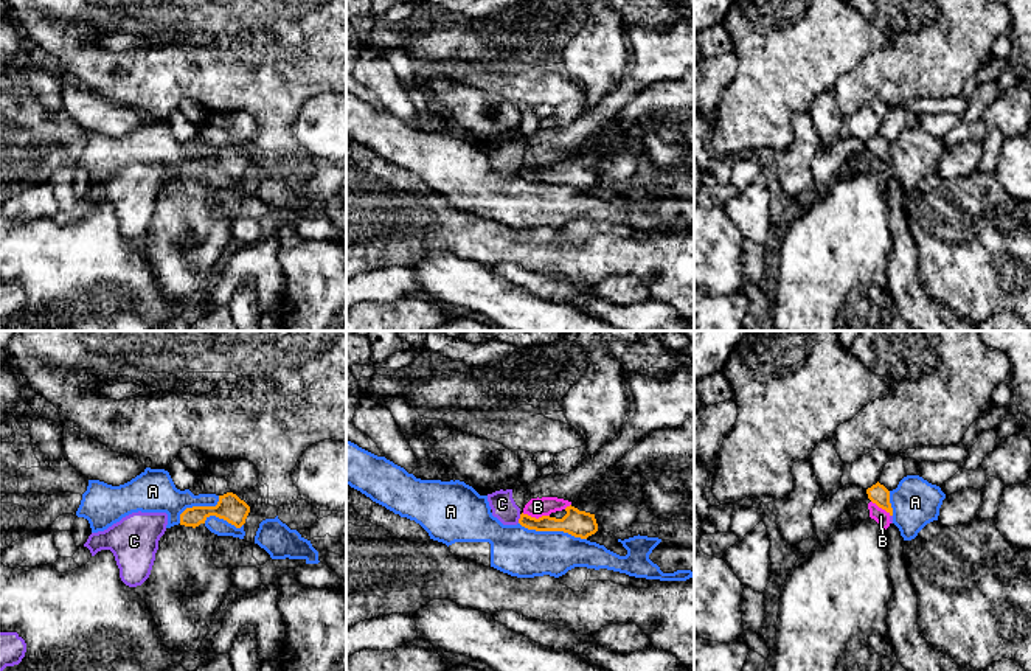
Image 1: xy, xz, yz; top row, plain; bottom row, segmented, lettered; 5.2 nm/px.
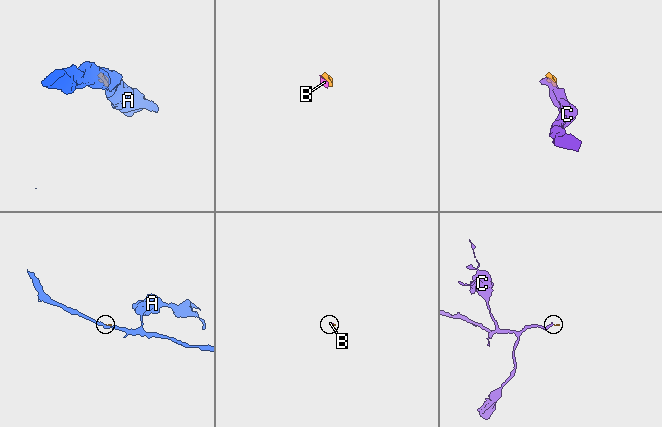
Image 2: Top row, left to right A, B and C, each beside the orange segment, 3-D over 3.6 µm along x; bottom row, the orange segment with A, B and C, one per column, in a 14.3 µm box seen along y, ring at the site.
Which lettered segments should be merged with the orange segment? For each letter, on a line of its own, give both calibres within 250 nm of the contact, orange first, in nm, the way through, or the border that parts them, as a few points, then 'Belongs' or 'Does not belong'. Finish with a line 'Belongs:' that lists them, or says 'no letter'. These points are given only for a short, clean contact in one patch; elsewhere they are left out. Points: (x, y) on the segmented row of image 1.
A: Thickness 140 nm (orange) against 260 nm. Boundary: xz (519, 522), (528, 528), (562, 530), (586, 539). Does not belong
B: Thickness 140 nm (orange) against 100 nm. Boundary: xz (522, 513), (531, 518), (548, 516). Does not belong
C: Thickness 90 nm (orange) against 130 nm. Boundary: xz (520, 514), (517, 522). Does not belong
Belongs: no letter

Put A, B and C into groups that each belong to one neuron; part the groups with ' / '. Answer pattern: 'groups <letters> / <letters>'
groups A / B C

